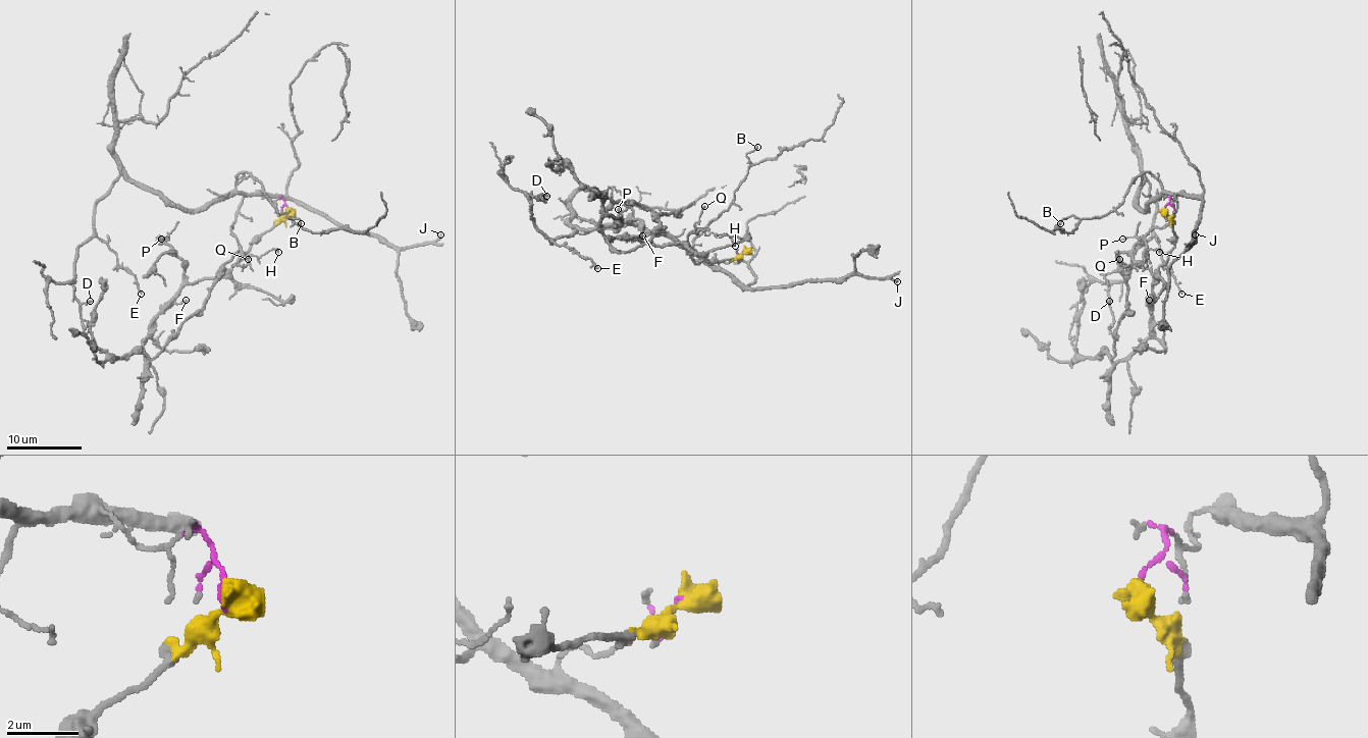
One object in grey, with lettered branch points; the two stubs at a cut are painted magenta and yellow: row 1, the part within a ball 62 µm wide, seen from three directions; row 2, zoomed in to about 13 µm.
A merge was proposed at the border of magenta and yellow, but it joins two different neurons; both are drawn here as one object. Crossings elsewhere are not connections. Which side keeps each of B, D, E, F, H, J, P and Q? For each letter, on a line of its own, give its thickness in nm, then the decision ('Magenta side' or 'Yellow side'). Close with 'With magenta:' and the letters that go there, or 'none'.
B: Thickness 110 nm. Magenta side
D: Thickness 120 nm. Magenta side
E: Thickness 120 nm. Magenta side
F: Thickness 160 nm. Yellow side
H: Thickness 100 nm. Magenta side
J: Thickness 200 nm. Magenta side
P: Thickness 130 nm. Yellow side
Q: Thickness 90 nm. Magenta side
With magenta: B, D, E, H, J, Q

